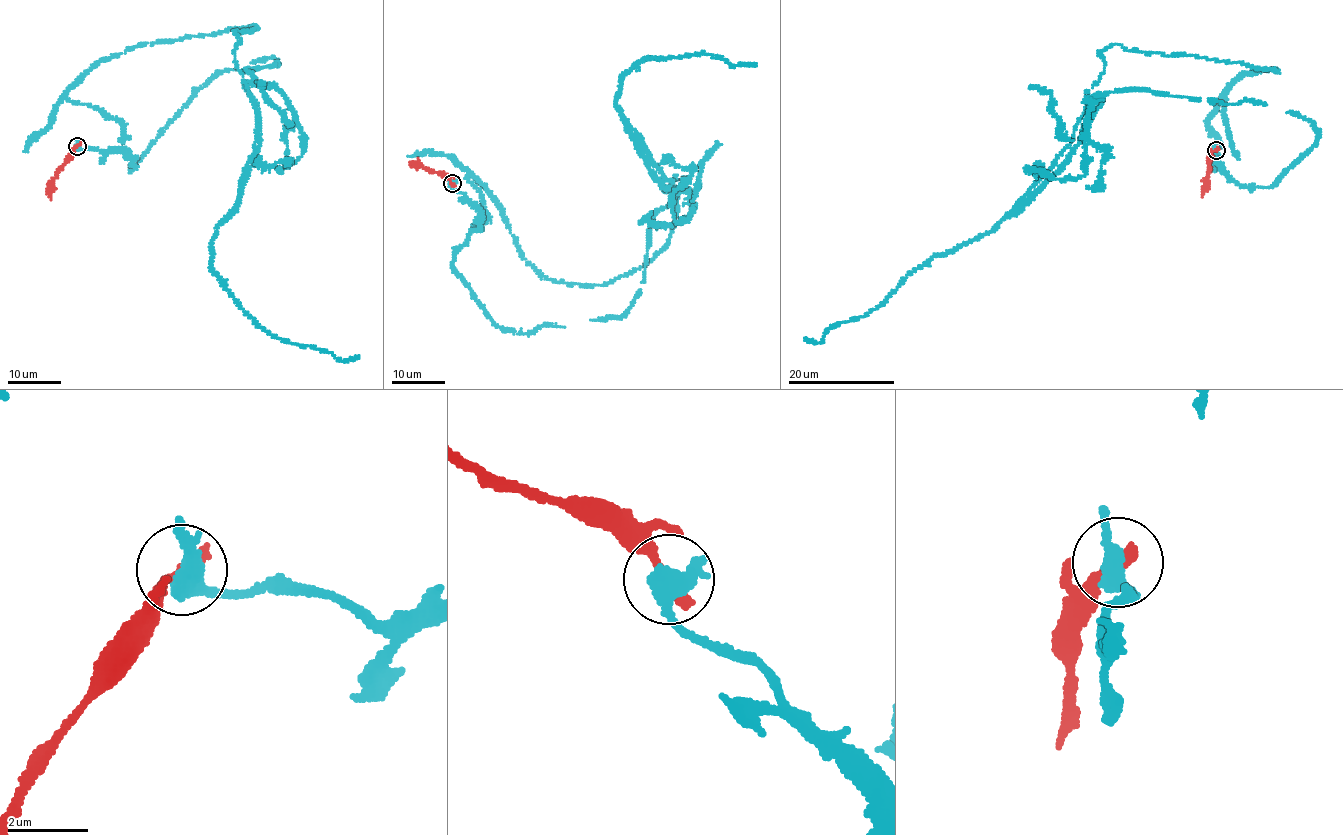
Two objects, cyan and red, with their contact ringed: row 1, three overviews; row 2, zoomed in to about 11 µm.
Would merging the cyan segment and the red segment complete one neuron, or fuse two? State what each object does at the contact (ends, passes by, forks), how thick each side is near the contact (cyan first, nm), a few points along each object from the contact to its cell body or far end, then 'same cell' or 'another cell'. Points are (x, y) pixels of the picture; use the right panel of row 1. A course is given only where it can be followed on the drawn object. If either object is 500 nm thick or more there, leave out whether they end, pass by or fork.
cyan passes by | red ends | 400/280 nm | cyan via (1215, 149), (1234, 155), (1227, 91), (1276, 70), (1113, 44), (1022, 199), (1098, 96), (1085, 173), (1044, 164) | red via (1215, 149), (1202, 196) | another cell

